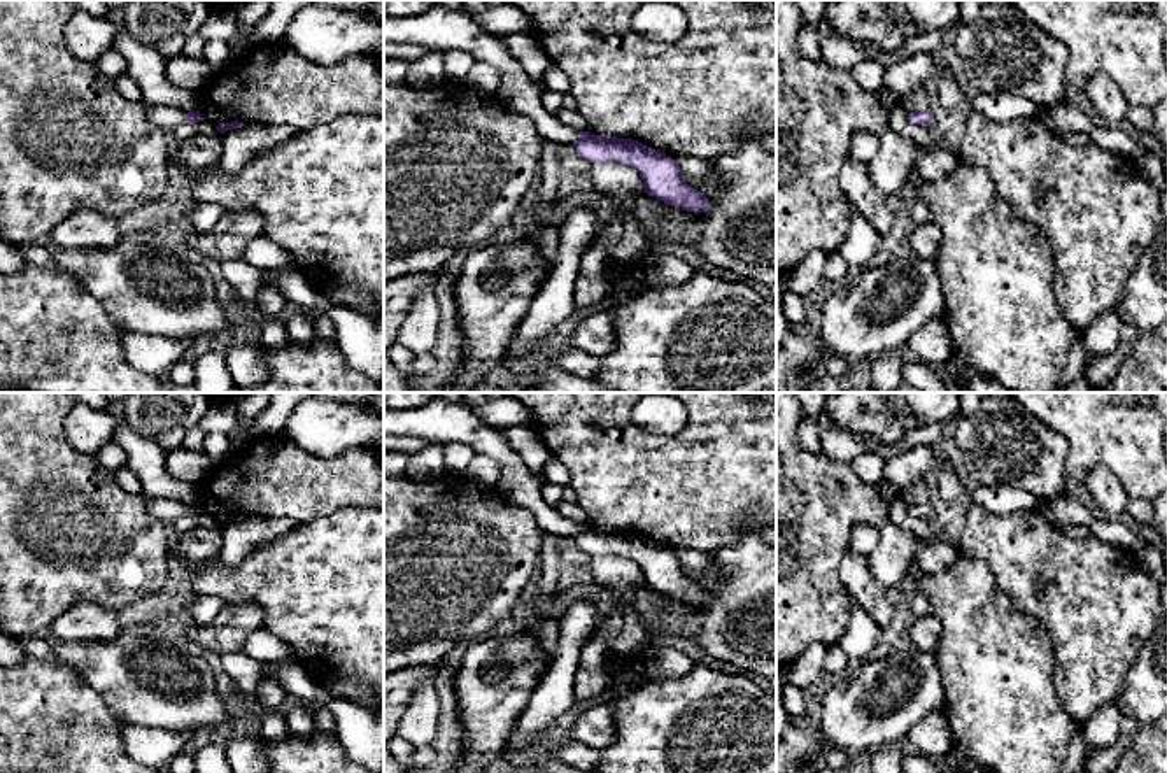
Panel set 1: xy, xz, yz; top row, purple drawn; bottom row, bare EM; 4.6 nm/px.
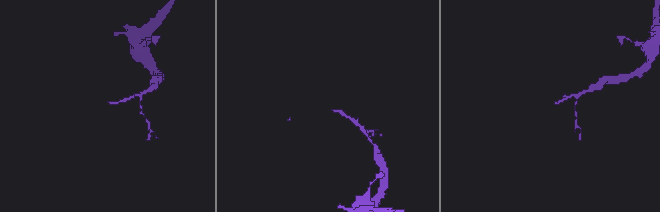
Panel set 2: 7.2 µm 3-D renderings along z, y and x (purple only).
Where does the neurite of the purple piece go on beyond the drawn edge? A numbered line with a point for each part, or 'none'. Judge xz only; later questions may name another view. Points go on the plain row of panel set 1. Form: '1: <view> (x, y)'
1: xz (440, 421)

